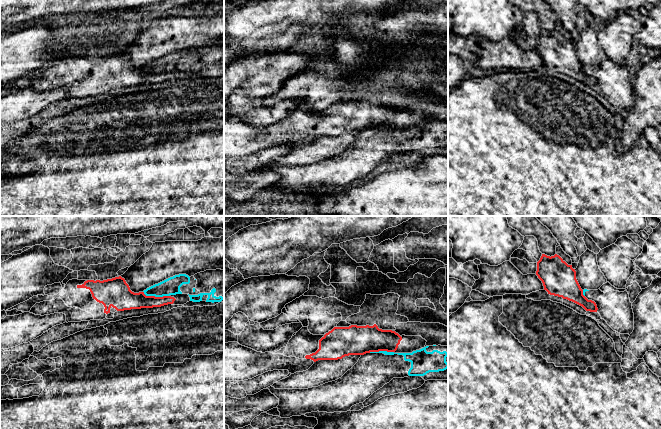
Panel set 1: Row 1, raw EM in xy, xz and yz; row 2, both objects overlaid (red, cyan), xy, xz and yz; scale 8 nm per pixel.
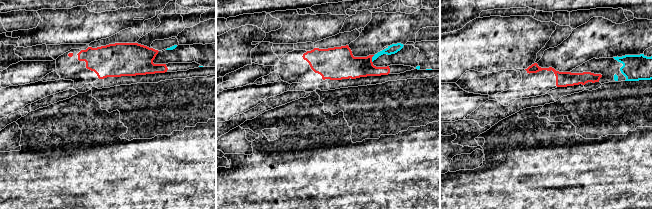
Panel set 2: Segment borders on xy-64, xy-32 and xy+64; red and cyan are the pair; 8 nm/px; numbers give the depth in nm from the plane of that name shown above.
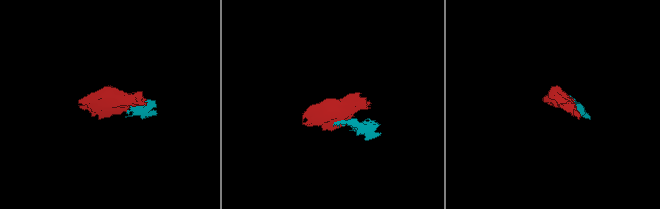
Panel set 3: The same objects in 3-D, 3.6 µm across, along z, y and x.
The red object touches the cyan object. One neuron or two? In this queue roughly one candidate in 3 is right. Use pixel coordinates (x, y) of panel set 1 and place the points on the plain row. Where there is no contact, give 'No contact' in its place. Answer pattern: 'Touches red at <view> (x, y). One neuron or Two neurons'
Touches red at xy (156, 73). Two neurons

